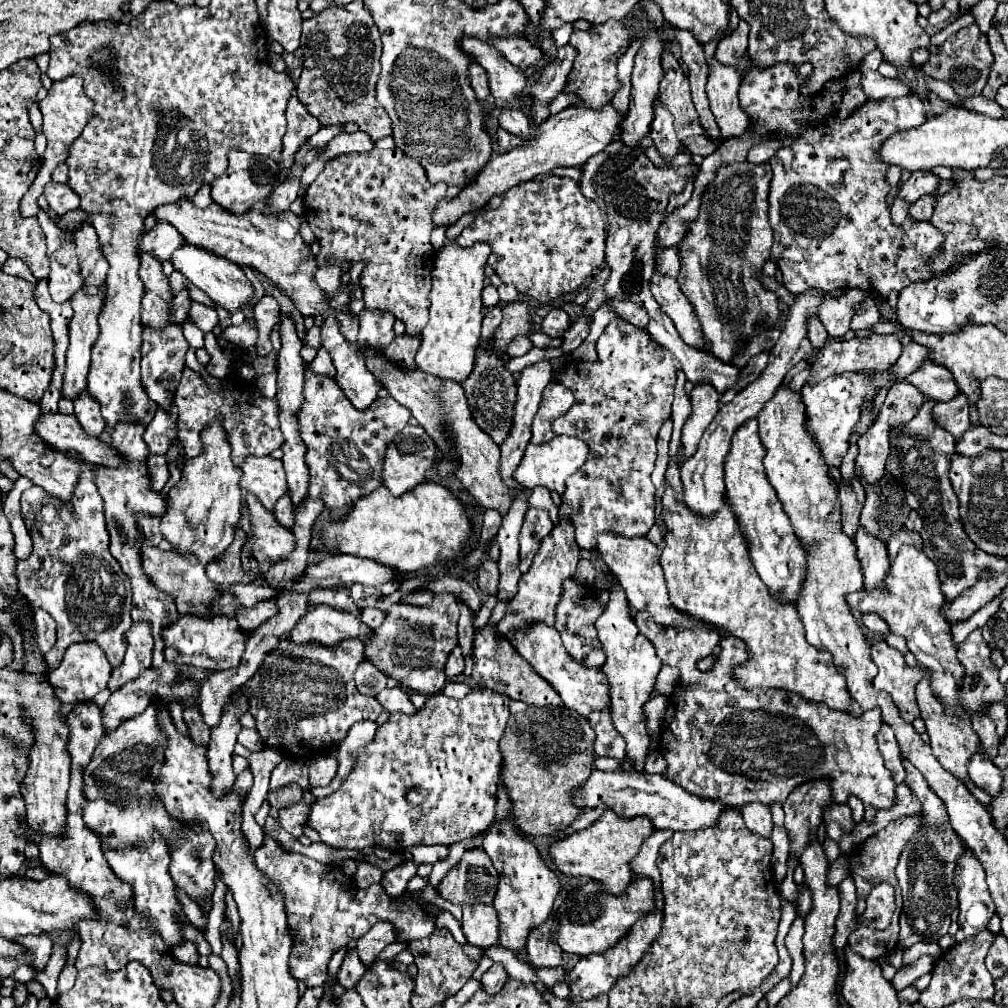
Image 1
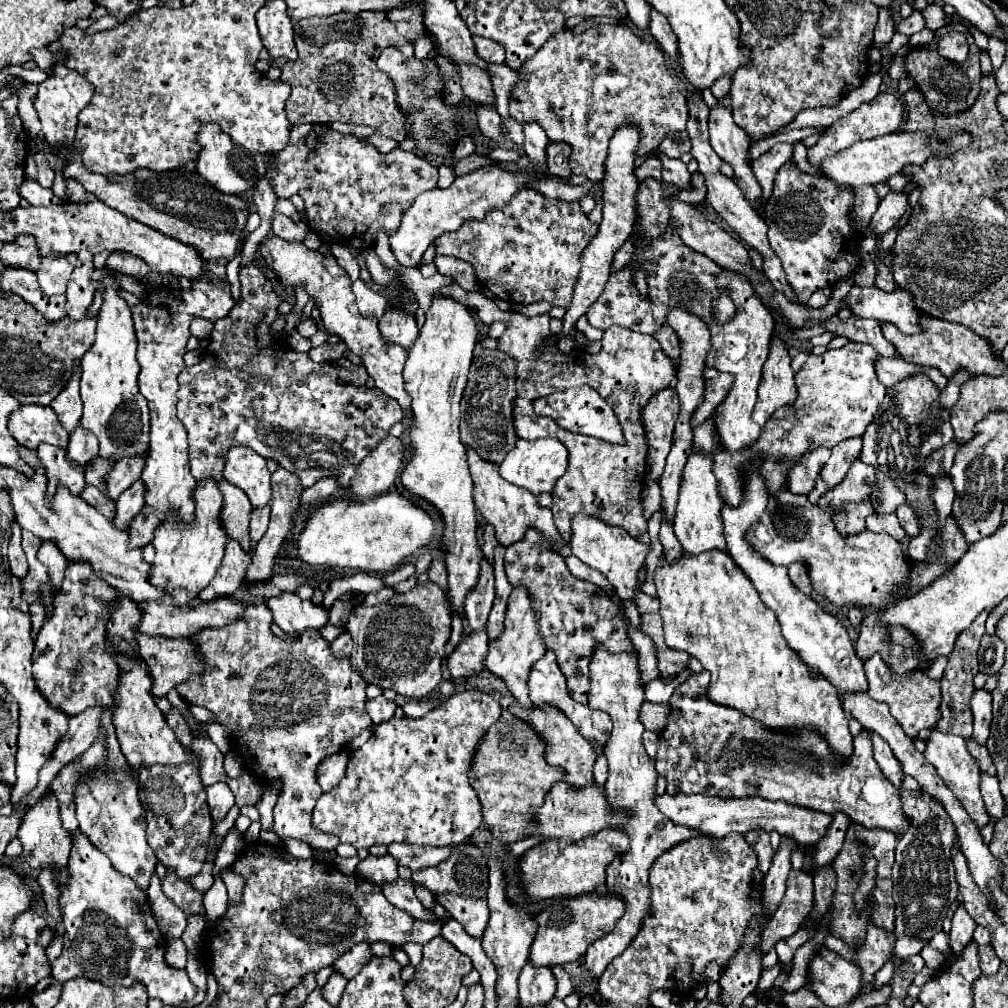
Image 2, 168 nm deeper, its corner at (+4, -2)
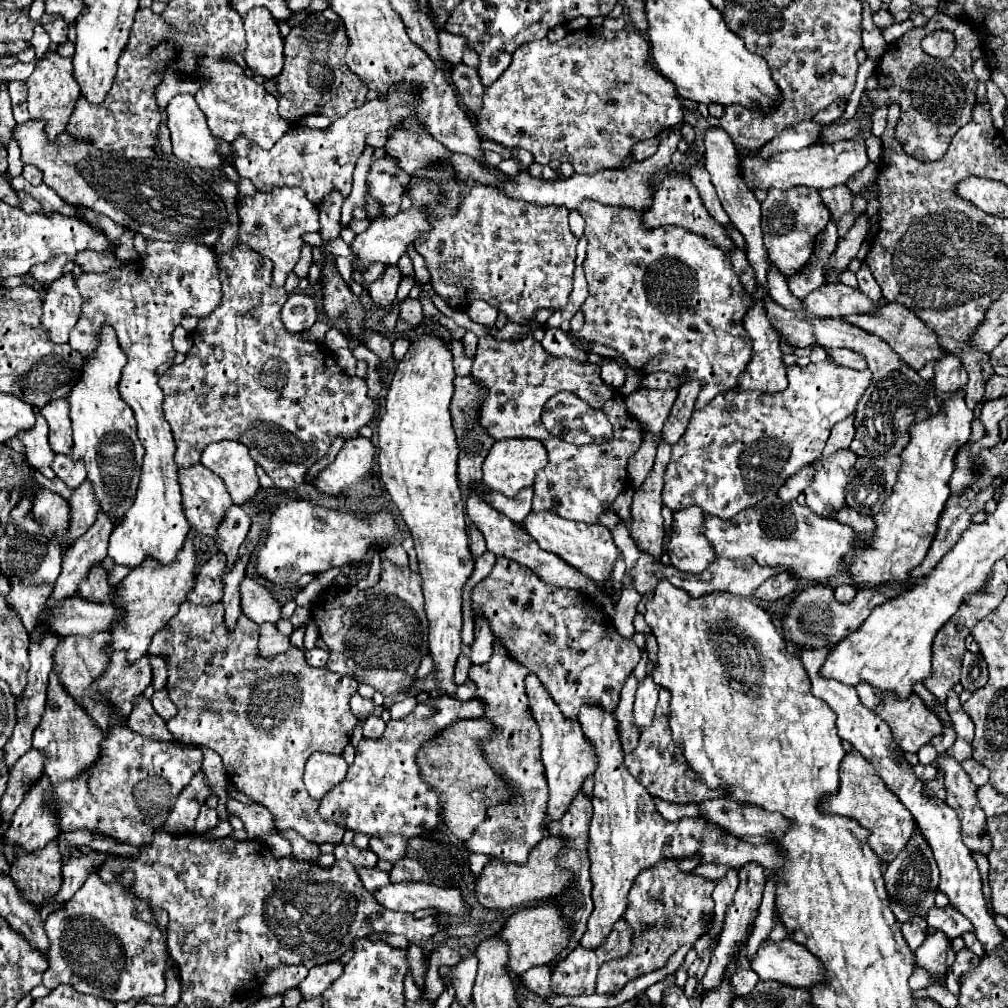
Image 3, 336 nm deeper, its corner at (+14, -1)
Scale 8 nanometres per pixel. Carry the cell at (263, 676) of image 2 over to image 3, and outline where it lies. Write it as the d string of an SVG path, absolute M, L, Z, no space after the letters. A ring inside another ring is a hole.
M186 601L180 605L180 611L156 637L148 647L150 655L164 657L168 665L168 697L176 703L178 713L166 721L170 733L178 743L184 745L206 745L222 757L222 763L228 771L228 779L234 783L238 791L244 791L250 799L262 803L274 817L274 825L278 831L294 829L304 839L314 843L340 843L344 837L344 825L336 825L334 821L324 821L316 809L318 801L314 801L302 781L304 765L310 753L342 753L346 743L352 737L352 731L358 723L354 713L350 711L350 697L356 693L358 683L352 677L344 677L332 673L328 667L310 667L304 651L298 647L290 647L286 653L276 657L262 657L258 653L258 625L250 621L246 615L238 617L236 629L230 631L224 625L224 605L222 601L202 607Z

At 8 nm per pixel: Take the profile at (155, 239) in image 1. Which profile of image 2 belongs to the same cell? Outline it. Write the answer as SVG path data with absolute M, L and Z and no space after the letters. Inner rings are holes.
M114 252L114 254L110 254L108 260L106 260L106 270L114 270L118 274L128 274L128 276L134 276L138 280L142 280L150 272L148 264L142 262L142 258L132 256L128 252Z

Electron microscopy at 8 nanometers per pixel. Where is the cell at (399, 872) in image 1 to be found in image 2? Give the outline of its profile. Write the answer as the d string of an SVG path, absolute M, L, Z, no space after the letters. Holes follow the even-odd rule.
M386 854L386 856L368 856L366 860L360 860L356 866L356 872L362 878L382 886L384 882L392 882L398 878L396 868L398 868L398 862L394 862L394 858Z

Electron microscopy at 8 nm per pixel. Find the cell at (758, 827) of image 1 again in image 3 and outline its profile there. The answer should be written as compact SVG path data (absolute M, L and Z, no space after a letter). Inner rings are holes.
M748 863L738 871L738 877L740 877L740 887L738 887L738 891L734 895L732 905L728 907L726 921L724 921L724 931L720 935L720 943L714 949L710 965L708 965L708 971L706 971L704 979L702 979L704 989L712 989L712 985L716 985L716 981L720 981L720 969L724 969L724 965L728 965L728 953L732 953L732 949L736 949L736 941L742 941L746 937L748 925L754 921L756 911L758 911L760 901L762 901L762 891L764 891L764 883L766 883L764 867L758 865L758 863Z

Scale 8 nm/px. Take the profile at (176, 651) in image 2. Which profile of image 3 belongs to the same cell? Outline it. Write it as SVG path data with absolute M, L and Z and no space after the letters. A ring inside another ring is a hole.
M114 651L108 673L96 681L92 689L88 689L88 695L104 693L104 697L108 697L116 709L130 713L134 699L142 695L148 685L152 685L152 667L148 655L130 663L124 651Z

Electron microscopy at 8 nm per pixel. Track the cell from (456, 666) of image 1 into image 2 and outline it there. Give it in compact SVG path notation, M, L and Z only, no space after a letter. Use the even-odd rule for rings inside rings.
M486 632L468 634L460 640L454 654L448 658L448 670L452 678L470 678L484 670L484 660L488 652Z

